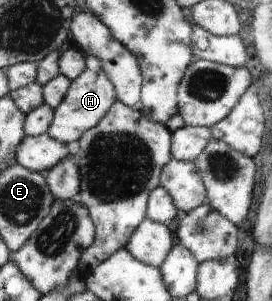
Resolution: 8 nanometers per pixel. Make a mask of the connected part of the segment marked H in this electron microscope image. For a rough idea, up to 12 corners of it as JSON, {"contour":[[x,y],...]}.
{"contour":[[87,51],[86,71],[56,110],[51,136],[77,142],[119,100],[104,62]]}

